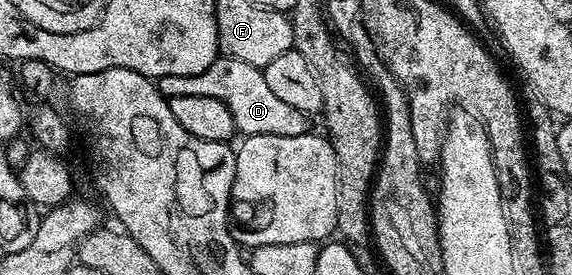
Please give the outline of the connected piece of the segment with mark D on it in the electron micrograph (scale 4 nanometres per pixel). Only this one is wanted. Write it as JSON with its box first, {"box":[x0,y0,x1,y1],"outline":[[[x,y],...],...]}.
{"box":[156,55,310,138],"outline":[[[218,55],[217,59],[203,70],[203,74],[190,76],[163,76],[156,81],[157,89],[165,97],[199,94],[203,98],[219,98],[227,110],[231,110],[231,118],[235,122],[237,132],[242,137],[275,134],[283,138],[295,138],[299,134],[310,131],[310,117],[283,102],[274,91],[267,86],[264,71],[251,62],[239,62],[239,58]]]}

